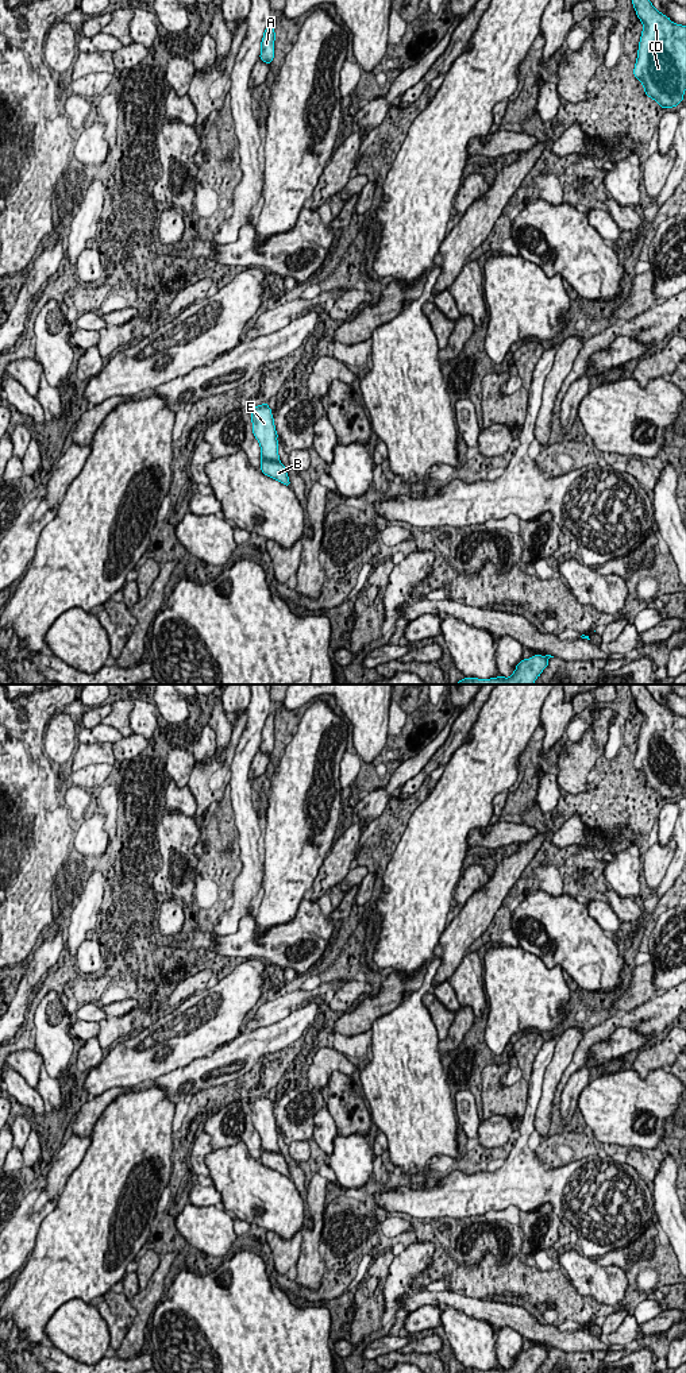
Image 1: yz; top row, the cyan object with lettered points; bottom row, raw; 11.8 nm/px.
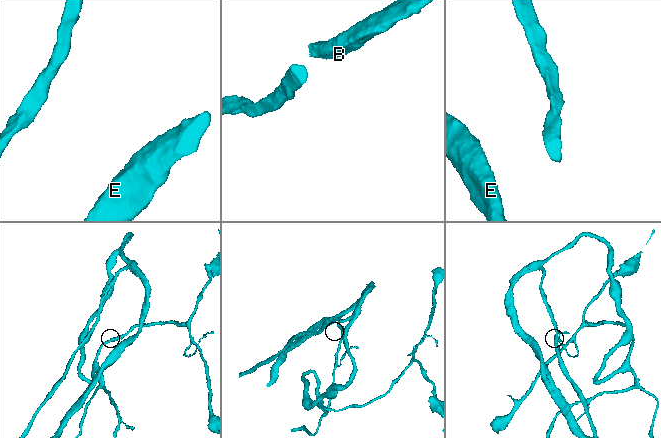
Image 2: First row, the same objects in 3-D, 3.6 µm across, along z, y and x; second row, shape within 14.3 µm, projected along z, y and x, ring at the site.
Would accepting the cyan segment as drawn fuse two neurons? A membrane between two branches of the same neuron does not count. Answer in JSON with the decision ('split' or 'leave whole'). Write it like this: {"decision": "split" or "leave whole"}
{"decision": "leave whole"}

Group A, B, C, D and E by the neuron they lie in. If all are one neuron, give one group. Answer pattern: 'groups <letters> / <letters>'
groups A B C D E

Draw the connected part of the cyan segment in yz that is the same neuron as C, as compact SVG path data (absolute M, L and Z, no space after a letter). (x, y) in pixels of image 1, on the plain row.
M629 684L643 714L633 765L662 799L677 798L686 782L686 717L672 714L644 684Z

